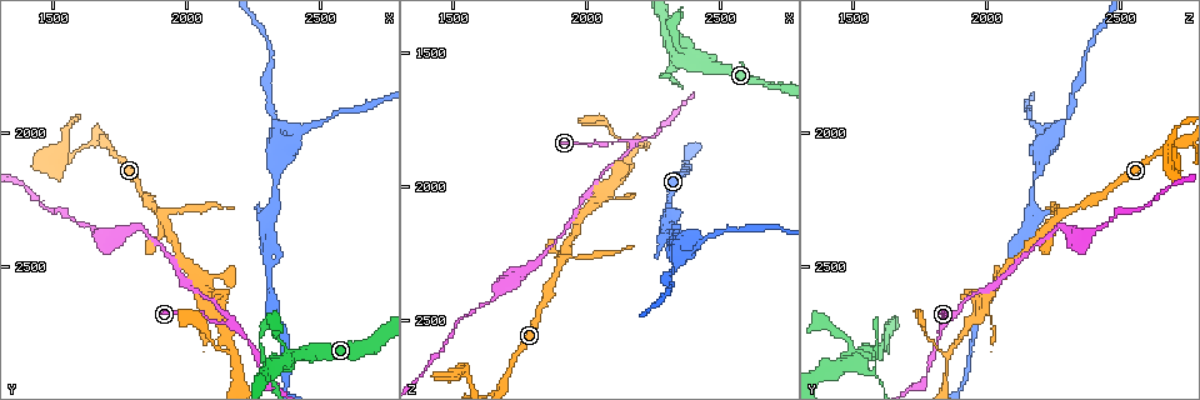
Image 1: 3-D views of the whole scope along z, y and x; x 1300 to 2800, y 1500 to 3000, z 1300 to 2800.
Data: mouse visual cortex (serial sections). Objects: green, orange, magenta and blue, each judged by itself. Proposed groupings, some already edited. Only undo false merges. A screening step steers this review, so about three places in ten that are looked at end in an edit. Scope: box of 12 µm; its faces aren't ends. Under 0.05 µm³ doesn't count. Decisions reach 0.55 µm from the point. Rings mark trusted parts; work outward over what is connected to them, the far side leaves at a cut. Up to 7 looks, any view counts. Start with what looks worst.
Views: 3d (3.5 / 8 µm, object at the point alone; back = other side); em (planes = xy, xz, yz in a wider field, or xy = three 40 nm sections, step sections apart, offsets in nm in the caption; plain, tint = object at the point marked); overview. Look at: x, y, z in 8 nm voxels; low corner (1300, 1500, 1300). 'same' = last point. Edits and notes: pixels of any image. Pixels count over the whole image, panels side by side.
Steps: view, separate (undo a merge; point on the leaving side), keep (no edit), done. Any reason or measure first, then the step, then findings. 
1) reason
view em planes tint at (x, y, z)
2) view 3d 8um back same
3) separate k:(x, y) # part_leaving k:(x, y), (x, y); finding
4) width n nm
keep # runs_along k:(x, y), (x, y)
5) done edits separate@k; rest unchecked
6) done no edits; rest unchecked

abrupt turn
view 3d 8um at (2310, 2910, 1560)

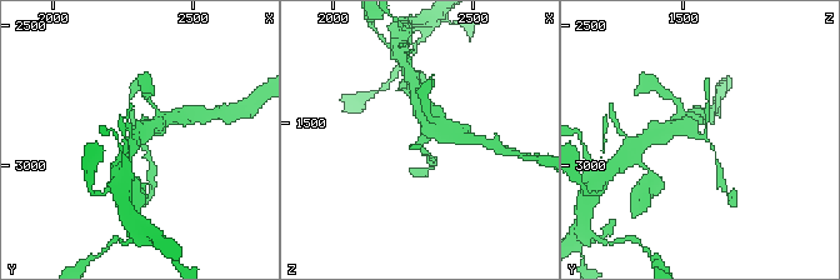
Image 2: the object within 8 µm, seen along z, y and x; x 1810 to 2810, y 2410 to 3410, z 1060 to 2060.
zoom in
view 3d 3.5um at (2300, 2900, 1580)

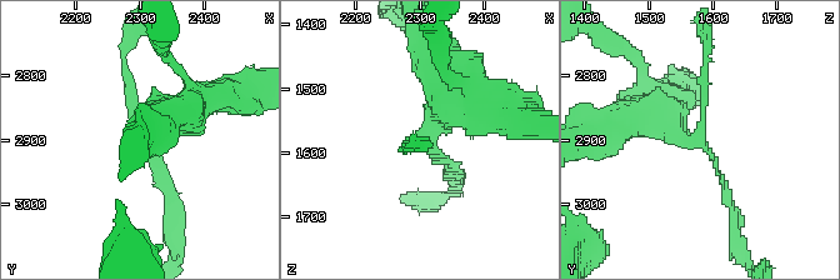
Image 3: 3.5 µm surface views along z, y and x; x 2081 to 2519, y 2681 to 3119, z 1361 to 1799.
shape alone is not enough
view em planes tint at (2300, 2905, 1570)

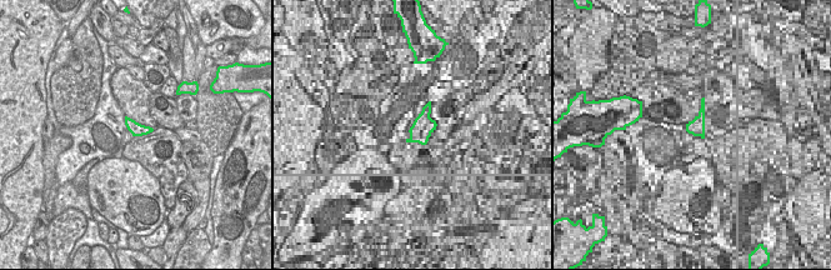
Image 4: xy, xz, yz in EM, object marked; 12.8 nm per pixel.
keep # runs_along 3:(476, 103), (445, 103), (404, 148); all the same cell

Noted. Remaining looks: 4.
calibre changes
view 3d 3.5um back at (2360, 2100, 2210)

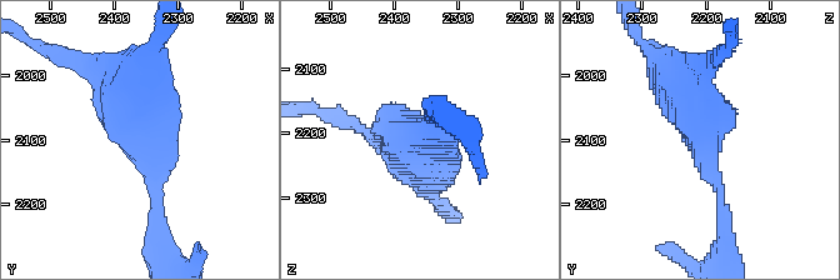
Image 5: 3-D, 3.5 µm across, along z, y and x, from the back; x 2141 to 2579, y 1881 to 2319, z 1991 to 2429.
keep # runs_along 5:(720, 195), (701, 126), (650, 49); one cell here

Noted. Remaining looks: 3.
narrows sharply
view 3d 3.5um at (1910, 2310, 2280)

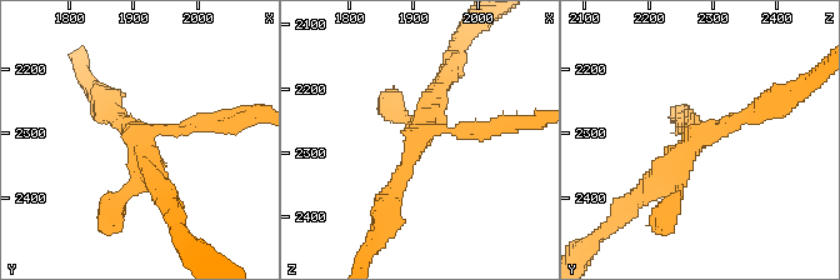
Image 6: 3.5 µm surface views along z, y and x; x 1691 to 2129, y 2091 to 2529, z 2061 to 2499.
view em xy step 5 tint at (1915, 2305, 2280)

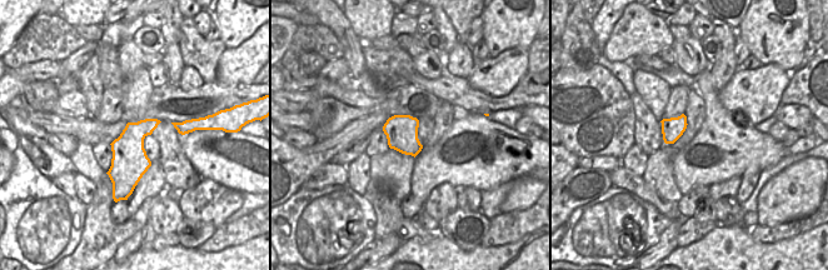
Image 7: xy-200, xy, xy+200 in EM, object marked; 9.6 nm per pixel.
width 320 nm
keep # runs_along 6:(761, 103), (704, 130), (640, 191); all the same cell

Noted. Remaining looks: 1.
done no edits; rest unchecked

